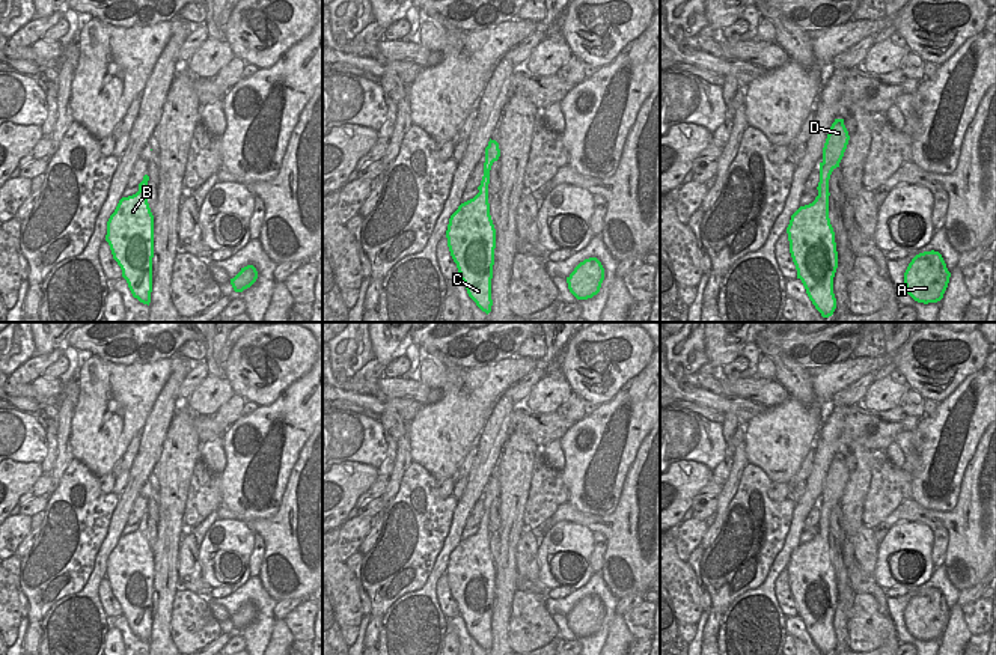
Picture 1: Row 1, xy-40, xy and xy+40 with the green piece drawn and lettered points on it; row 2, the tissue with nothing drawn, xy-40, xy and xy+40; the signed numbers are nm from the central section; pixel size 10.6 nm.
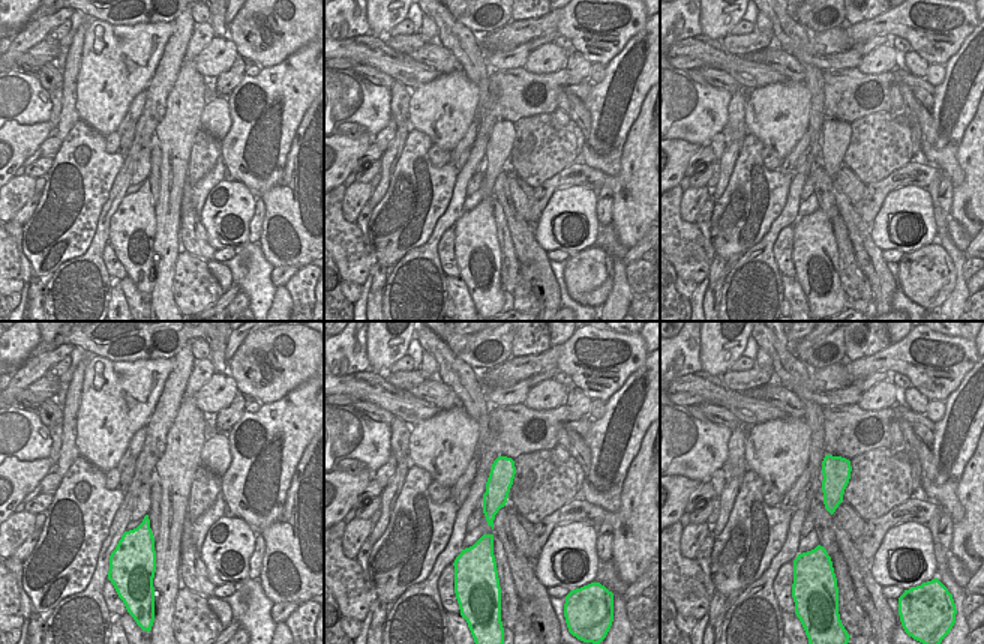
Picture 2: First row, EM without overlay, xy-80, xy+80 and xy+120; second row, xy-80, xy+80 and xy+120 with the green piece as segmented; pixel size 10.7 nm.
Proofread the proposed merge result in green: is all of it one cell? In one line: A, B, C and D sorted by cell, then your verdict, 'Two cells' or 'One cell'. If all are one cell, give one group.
Groups: A B C D. One cell.

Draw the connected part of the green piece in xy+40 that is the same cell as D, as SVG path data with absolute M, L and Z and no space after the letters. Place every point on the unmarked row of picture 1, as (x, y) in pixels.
M835 456L820 500L818 533L800 544L787 565L790 590L806 631L823 655L833 652L836 635L833 614L838 605L835 569L829 556L829 516L847 486L850 473L844 456Z

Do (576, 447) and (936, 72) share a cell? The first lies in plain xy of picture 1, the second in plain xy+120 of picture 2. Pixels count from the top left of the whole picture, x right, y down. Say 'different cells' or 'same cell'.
different cells

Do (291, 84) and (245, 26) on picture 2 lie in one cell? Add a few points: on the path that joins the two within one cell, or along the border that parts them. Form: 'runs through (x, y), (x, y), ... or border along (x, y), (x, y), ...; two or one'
border along (306, 44), (281, 62), (261, 68); two

